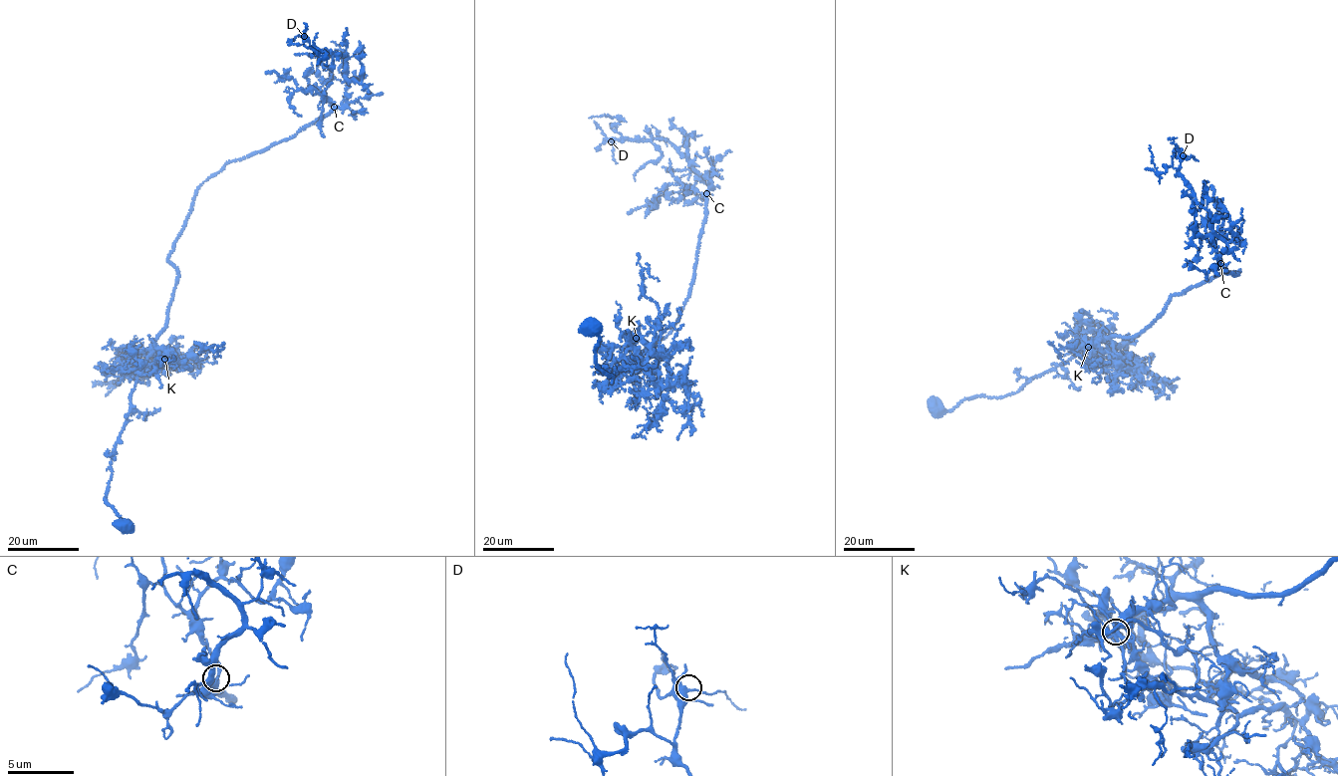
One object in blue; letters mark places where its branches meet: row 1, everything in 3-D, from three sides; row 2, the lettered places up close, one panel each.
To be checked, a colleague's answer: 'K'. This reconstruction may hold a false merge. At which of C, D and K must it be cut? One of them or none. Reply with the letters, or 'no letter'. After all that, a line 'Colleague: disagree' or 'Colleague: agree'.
K
Colleague: agree

